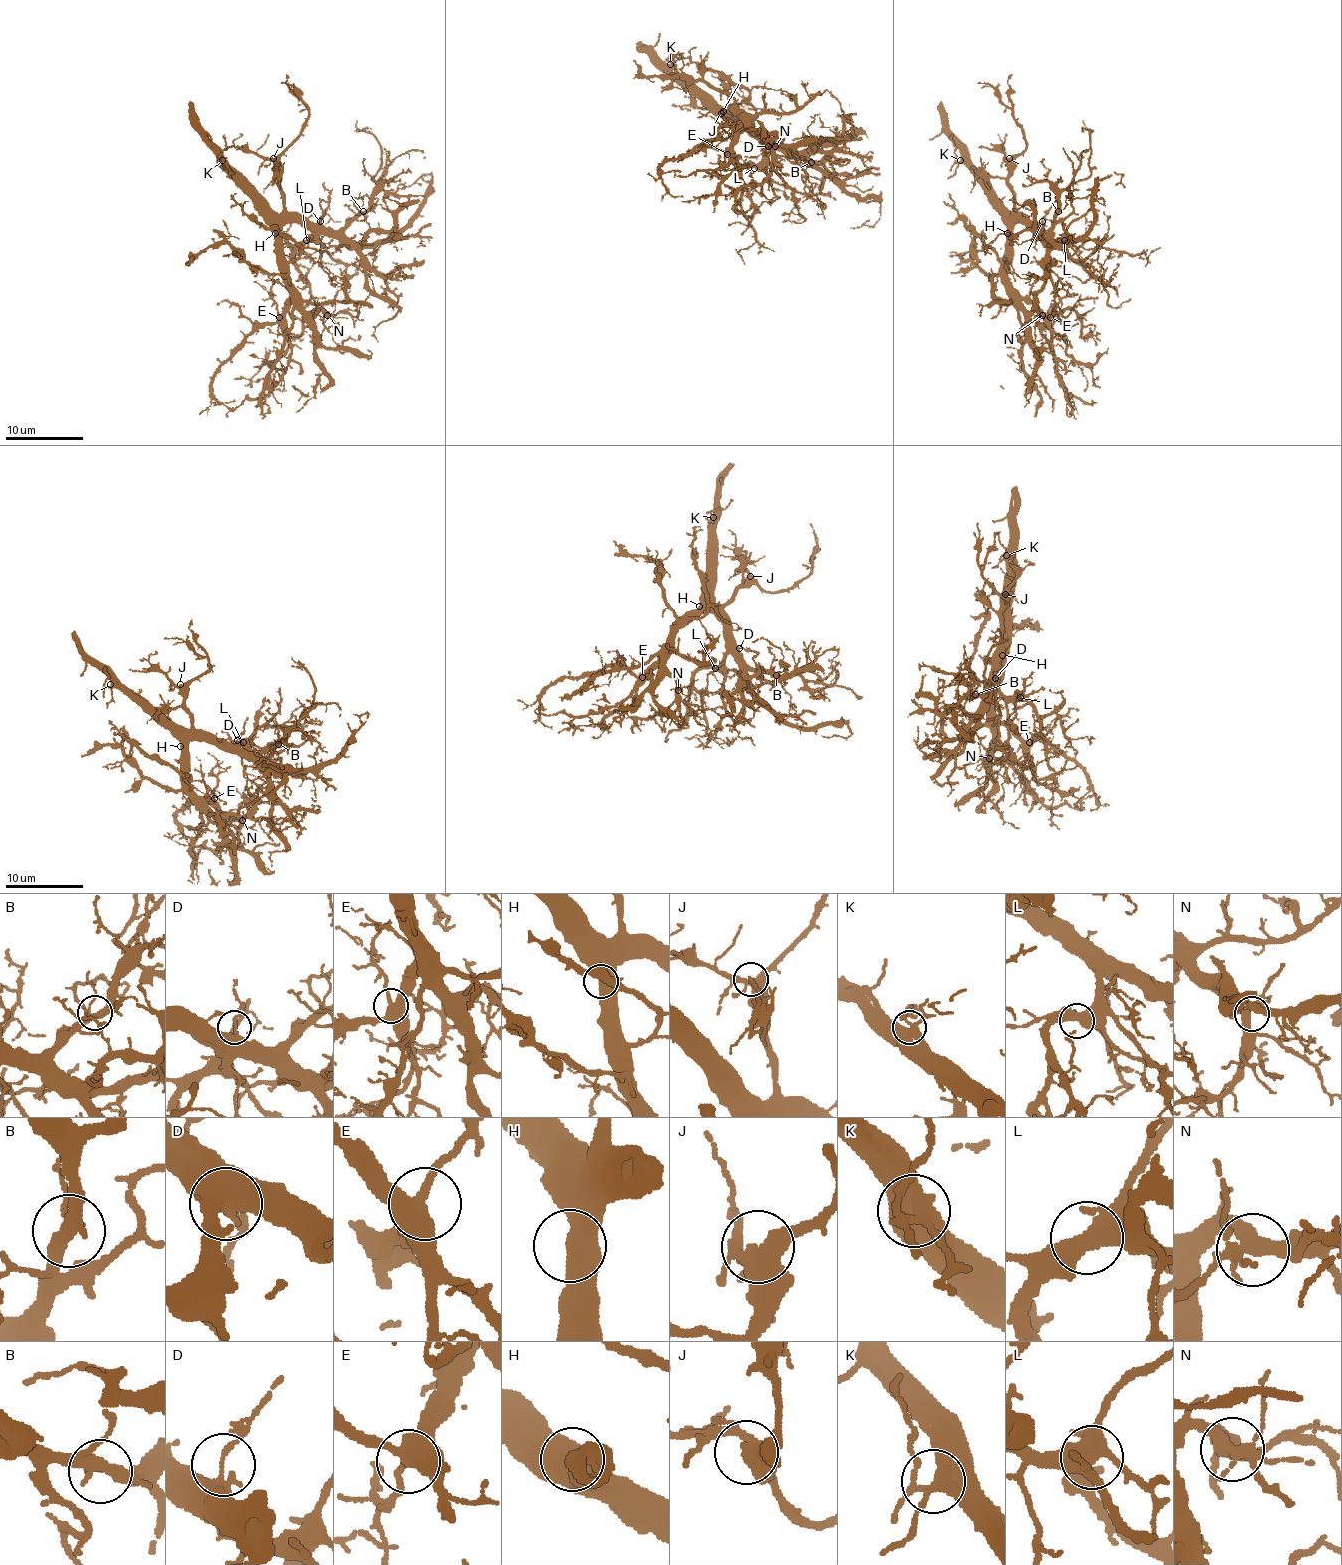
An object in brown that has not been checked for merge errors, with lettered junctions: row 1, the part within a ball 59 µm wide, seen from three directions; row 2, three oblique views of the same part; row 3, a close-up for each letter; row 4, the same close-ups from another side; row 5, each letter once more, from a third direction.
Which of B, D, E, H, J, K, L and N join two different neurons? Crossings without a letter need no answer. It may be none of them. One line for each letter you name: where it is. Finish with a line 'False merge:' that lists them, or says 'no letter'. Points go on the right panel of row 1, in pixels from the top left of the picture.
False merge: no letter

